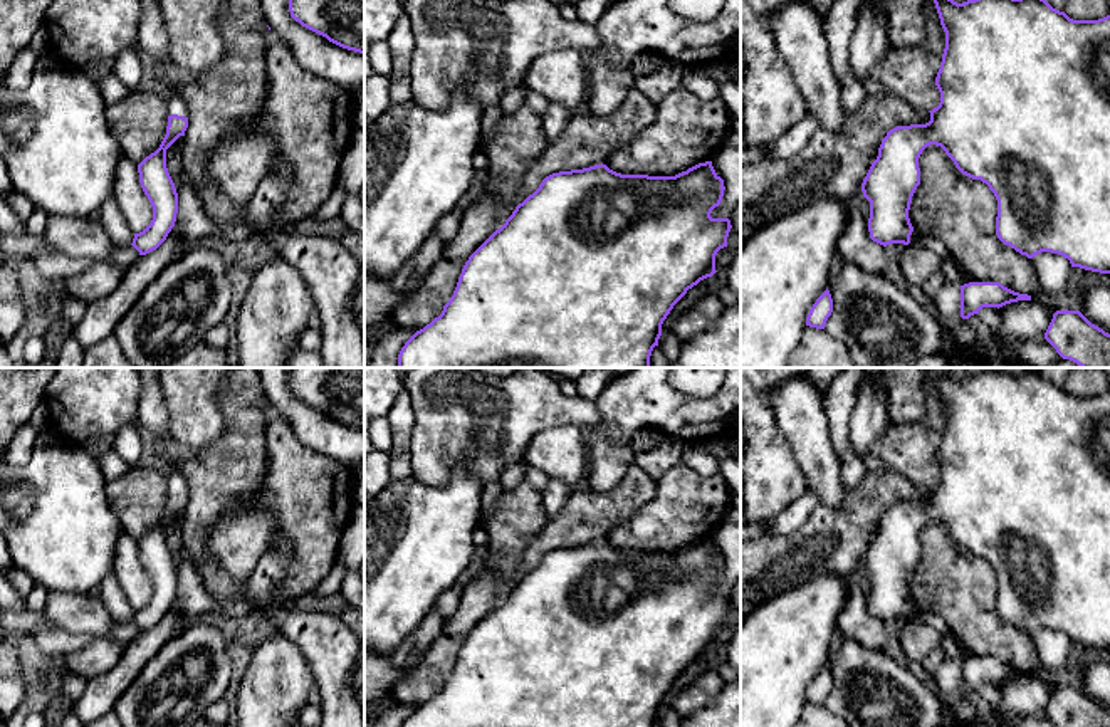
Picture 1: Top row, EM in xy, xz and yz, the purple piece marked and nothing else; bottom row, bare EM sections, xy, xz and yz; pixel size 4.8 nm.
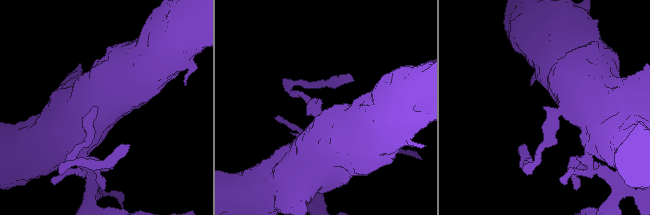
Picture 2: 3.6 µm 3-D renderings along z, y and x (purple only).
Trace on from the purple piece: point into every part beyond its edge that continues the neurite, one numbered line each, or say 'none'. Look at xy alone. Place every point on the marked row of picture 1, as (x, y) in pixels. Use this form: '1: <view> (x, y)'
1: xy (177, 104)

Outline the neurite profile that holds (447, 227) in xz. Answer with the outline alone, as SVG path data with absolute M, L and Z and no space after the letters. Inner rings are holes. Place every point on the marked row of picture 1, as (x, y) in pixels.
M453 208L450 213L440 218L437 223L437 233L443 240L443 243L452 242L452 238L457 235L460 220L462 220L463 210Z

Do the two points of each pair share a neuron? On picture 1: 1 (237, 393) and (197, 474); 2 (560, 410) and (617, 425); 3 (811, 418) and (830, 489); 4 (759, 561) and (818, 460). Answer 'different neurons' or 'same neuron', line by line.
1: same neuron
2: different neurons
3: same neuron
4: different neurons

